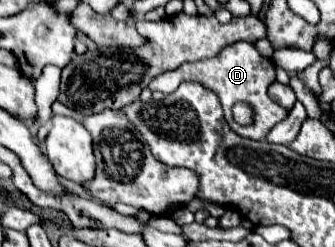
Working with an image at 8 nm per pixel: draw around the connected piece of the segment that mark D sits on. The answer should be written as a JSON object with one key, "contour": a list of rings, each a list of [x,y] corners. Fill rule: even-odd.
{"contour":[[[239,43],[239,45],[231,45],[231,49],[223,49],[223,53],[219,57],[202,59],[196,62],[184,63],[181,67],[177,67],[175,71],[167,71],[163,75],[159,75],[155,81],[151,81],[149,89],[151,91],[161,91],[161,93],[173,93],[183,81],[199,81],[203,85],[207,85],[211,91],[217,93],[227,123],[231,125],[231,129],[235,129],[235,133],[239,133],[241,137],[247,139],[265,139],[267,133],[273,129],[273,125],[277,125],[279,121],[283,121],[287,117],[287,111],[283,107],[279,107],[269,95],[267,95],[267,85],[271,85],[276,79],[276,73],[273,63],[263,57],[255,45],[251,43]],[[235,103],[247,103],[253,107],[255,115],[253,115],[253,123],[251,125],[239,125],[233,119],[233,105]]]}

